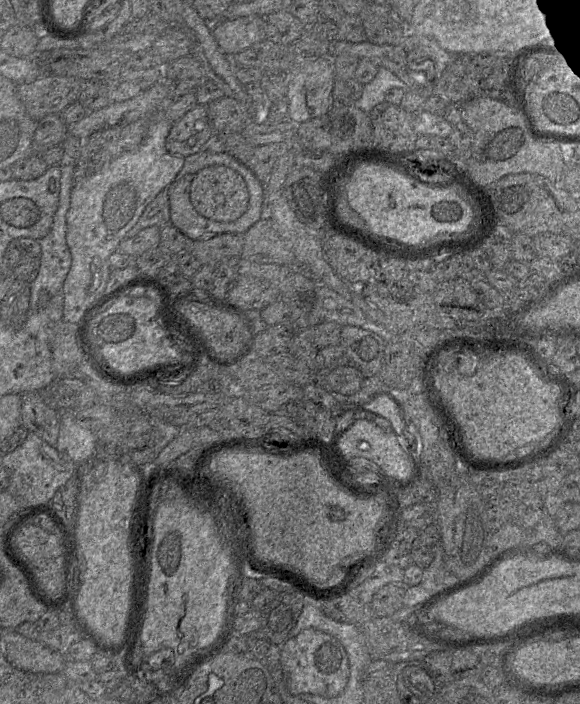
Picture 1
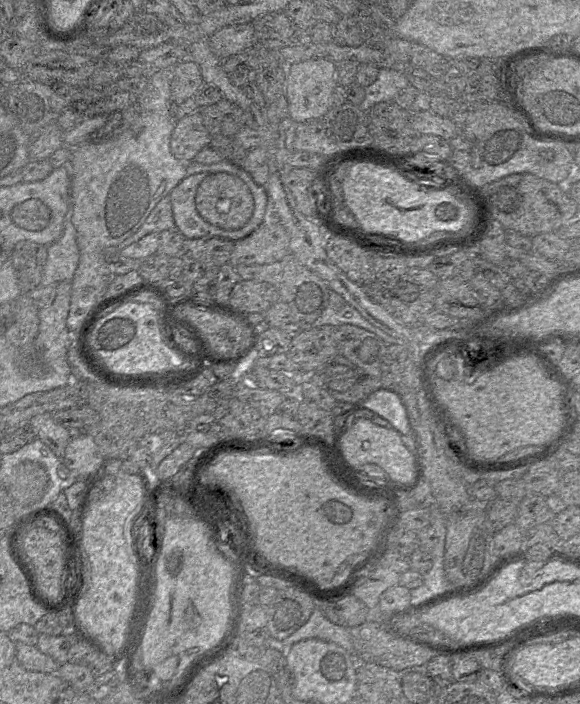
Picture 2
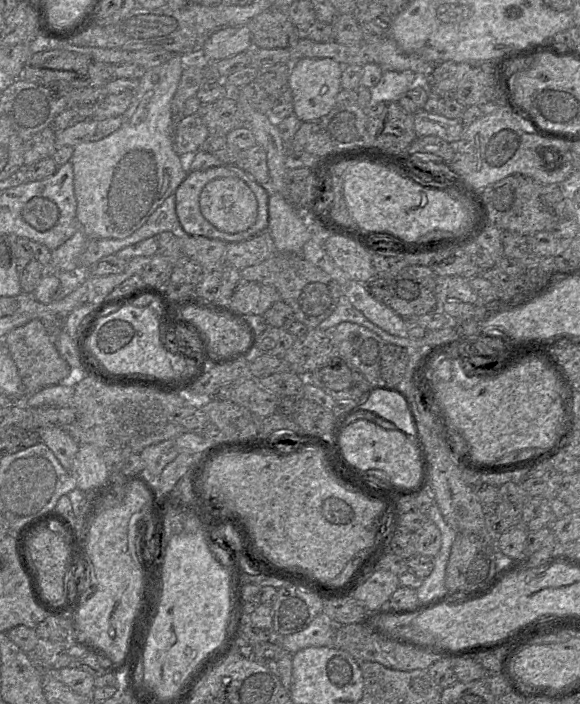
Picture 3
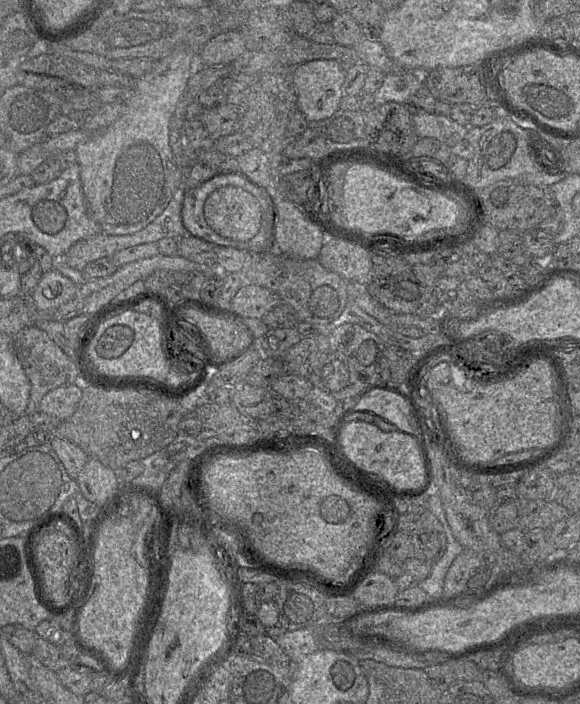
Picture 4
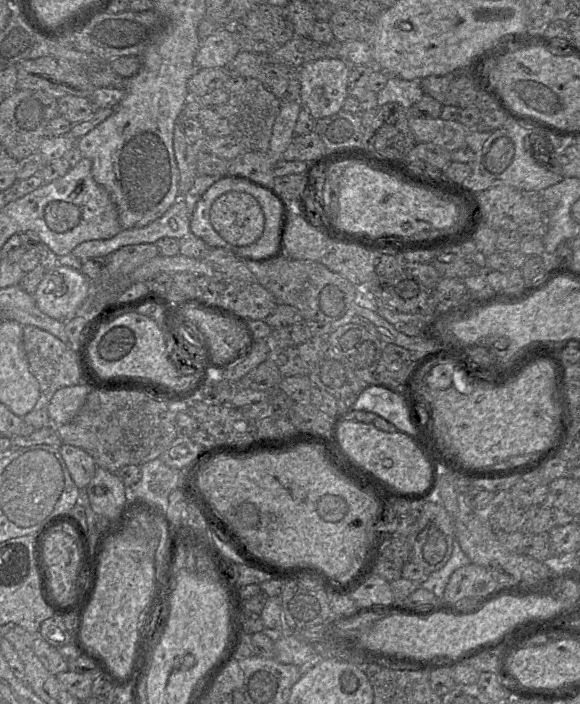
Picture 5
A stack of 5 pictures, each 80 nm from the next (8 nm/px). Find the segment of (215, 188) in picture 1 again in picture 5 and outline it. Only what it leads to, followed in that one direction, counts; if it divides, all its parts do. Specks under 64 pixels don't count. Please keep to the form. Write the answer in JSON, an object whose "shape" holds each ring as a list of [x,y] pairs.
{"shape":[[[229,192],[217,198],[210,208],[209,219],[218,235],[234,246],[247,246],[264,231],[264,213],[250,194]]]}

